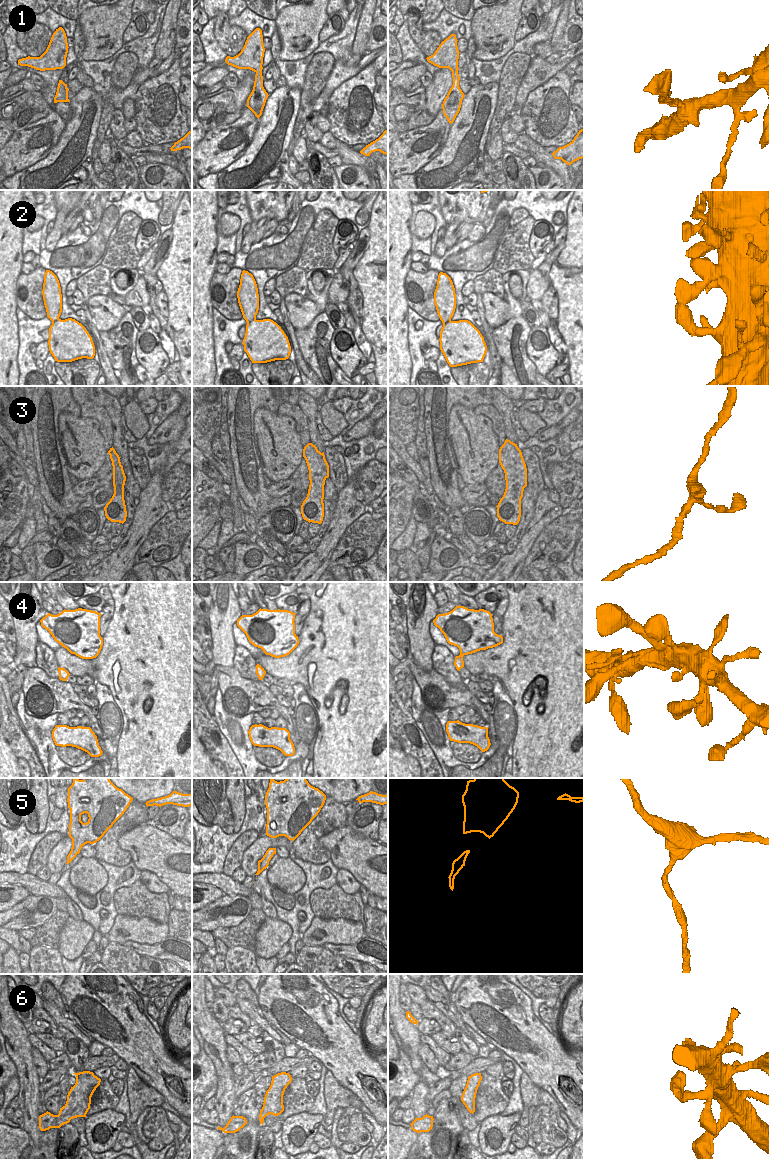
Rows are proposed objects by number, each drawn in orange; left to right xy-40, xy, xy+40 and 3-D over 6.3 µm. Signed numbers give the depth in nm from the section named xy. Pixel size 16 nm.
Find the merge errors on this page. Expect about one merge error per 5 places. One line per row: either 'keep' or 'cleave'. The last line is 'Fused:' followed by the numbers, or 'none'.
1: keep
2: keep
3: cleave
4: keep
5: keep
6: keep
Fused: 3

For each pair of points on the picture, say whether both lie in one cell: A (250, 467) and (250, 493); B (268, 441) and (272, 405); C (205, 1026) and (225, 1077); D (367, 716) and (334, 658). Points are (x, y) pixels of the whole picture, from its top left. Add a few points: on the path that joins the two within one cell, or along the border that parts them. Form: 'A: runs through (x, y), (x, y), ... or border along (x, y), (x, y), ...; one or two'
A: runs through (250, 473), (250, 487); one
B: border along (276, 412), (257, 408), (254, 413), (253, 426); two
C: runs through (214, 1039), (214, 1044), (220, 1051), (223, 1064); one
D: runs through (367, 702), (367, 691), (348, 672); one

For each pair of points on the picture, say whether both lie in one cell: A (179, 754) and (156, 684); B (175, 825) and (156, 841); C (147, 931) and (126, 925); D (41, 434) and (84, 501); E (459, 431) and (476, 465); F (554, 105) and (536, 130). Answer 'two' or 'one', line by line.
A: one
B: two
C: one
D: one
E: one
F: one

